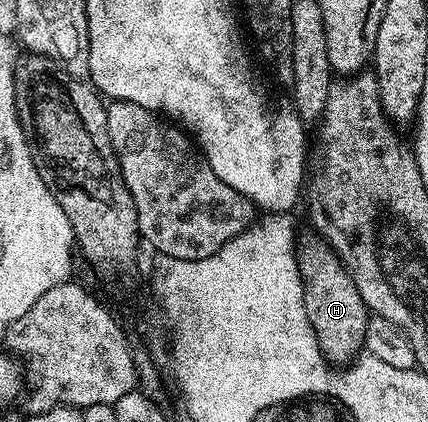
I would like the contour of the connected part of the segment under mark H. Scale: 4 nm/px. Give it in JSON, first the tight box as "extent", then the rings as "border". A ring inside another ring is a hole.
{"extent":[298,241,369,364],"border":[[[326,241],[307,242],[298,247],[299,275],[303,281],[303,299],[305,300],[305,316],[309,316],[309,324],[317,336],[317,344],[324,358],[332,364],[347,364],[363,350],[363,337],[367,327],[369,311],[365,300],[361,300],[361,292],[357,292],[357,284],[353,284],[351,274],[347,271],[338,254]]]}

